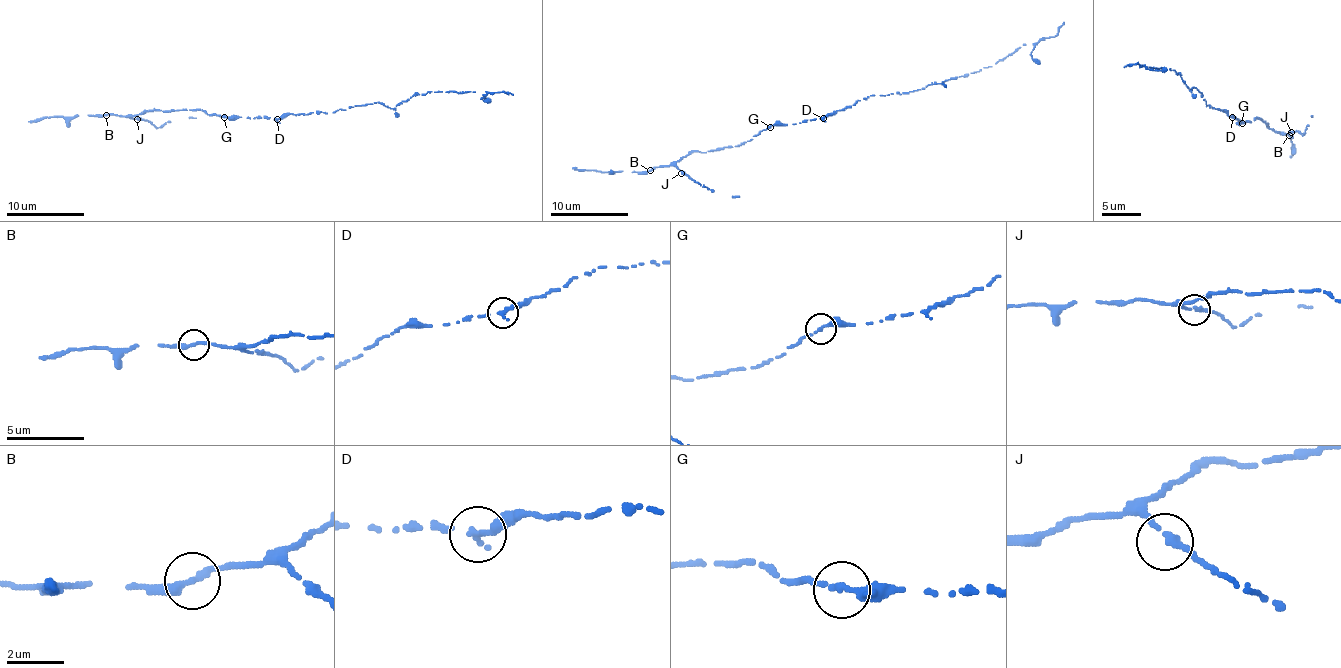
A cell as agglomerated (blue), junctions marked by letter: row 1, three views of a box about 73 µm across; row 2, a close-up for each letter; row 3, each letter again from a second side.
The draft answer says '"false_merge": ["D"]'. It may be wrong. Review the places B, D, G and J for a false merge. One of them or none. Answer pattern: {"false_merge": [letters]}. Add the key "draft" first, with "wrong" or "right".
{"draft": "wrong", "false_merge": []}

